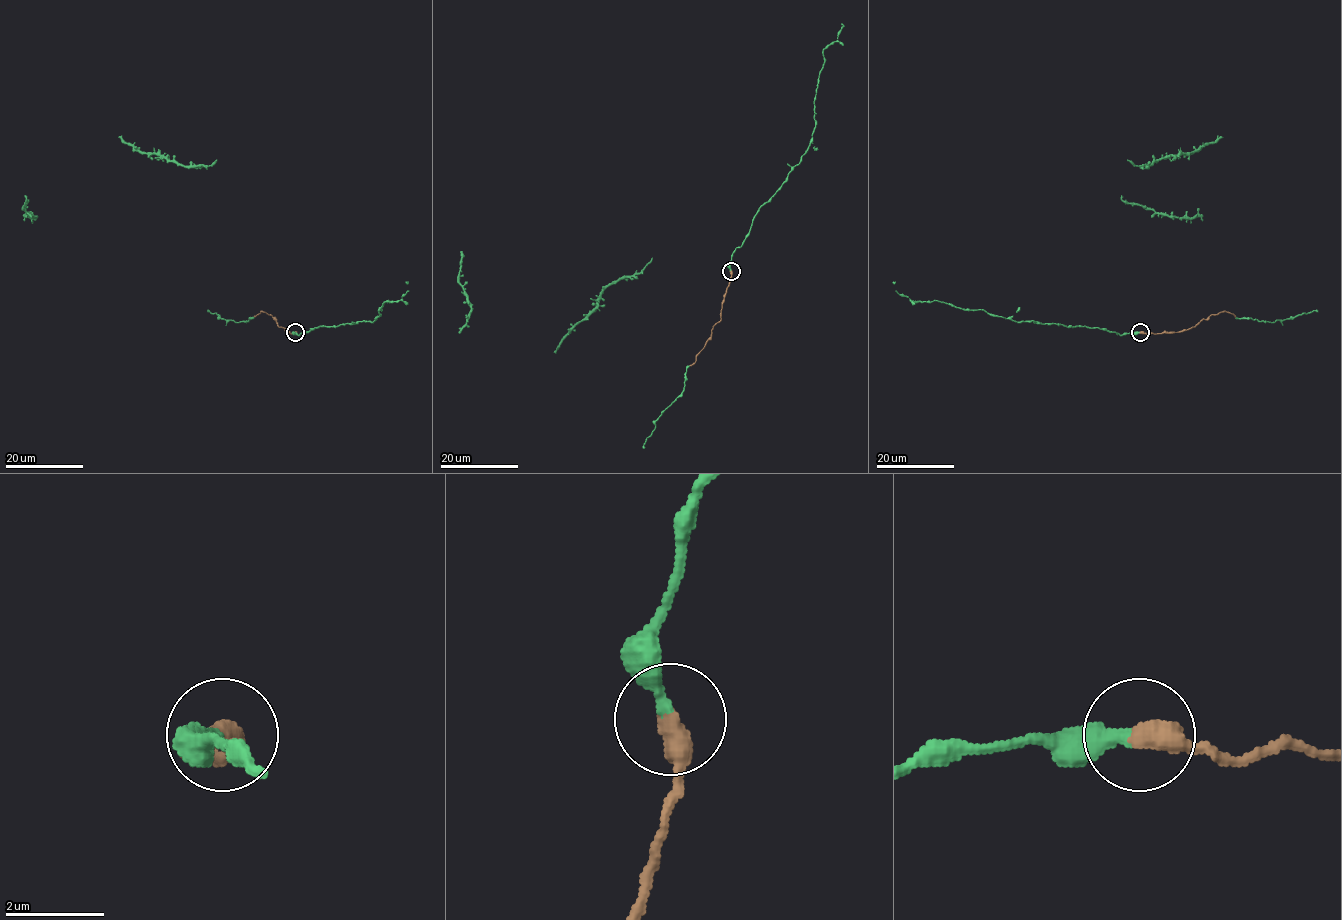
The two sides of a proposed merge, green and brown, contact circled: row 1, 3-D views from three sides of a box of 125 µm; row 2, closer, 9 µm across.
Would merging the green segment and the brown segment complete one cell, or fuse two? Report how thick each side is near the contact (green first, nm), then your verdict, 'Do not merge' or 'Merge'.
Thickness 260 nm (green) against 480 nm. Merge

